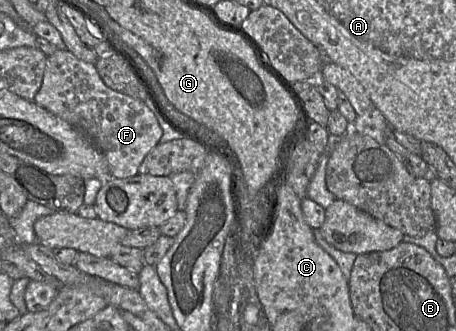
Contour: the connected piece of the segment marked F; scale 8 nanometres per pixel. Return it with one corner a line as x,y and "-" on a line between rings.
58,49
47,57
42,85
34,101
80,130
105,156
113,178
128,178
137,175
144,158
160,142
163,135
155,114
144,102
106,86
95,64
78,59
67,49

